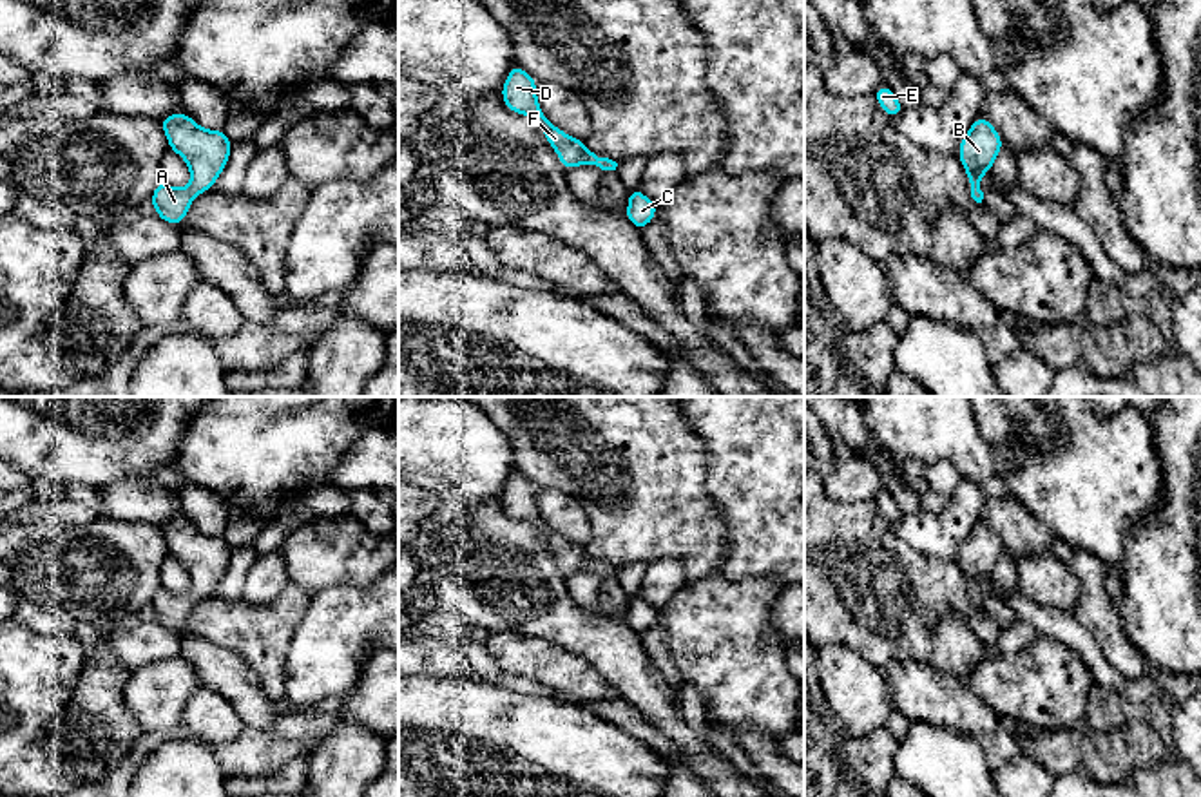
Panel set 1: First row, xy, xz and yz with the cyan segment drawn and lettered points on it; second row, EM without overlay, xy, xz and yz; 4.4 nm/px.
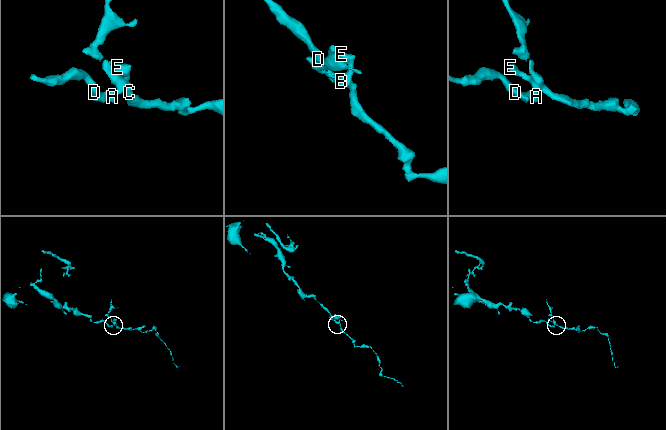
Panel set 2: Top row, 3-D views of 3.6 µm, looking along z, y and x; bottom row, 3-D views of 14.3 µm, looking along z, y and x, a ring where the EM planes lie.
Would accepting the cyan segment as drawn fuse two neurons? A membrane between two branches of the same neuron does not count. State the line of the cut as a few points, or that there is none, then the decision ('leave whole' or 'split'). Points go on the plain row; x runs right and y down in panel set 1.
cut none; leave whole

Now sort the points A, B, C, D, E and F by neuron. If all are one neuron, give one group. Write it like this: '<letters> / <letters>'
A B C D E F

